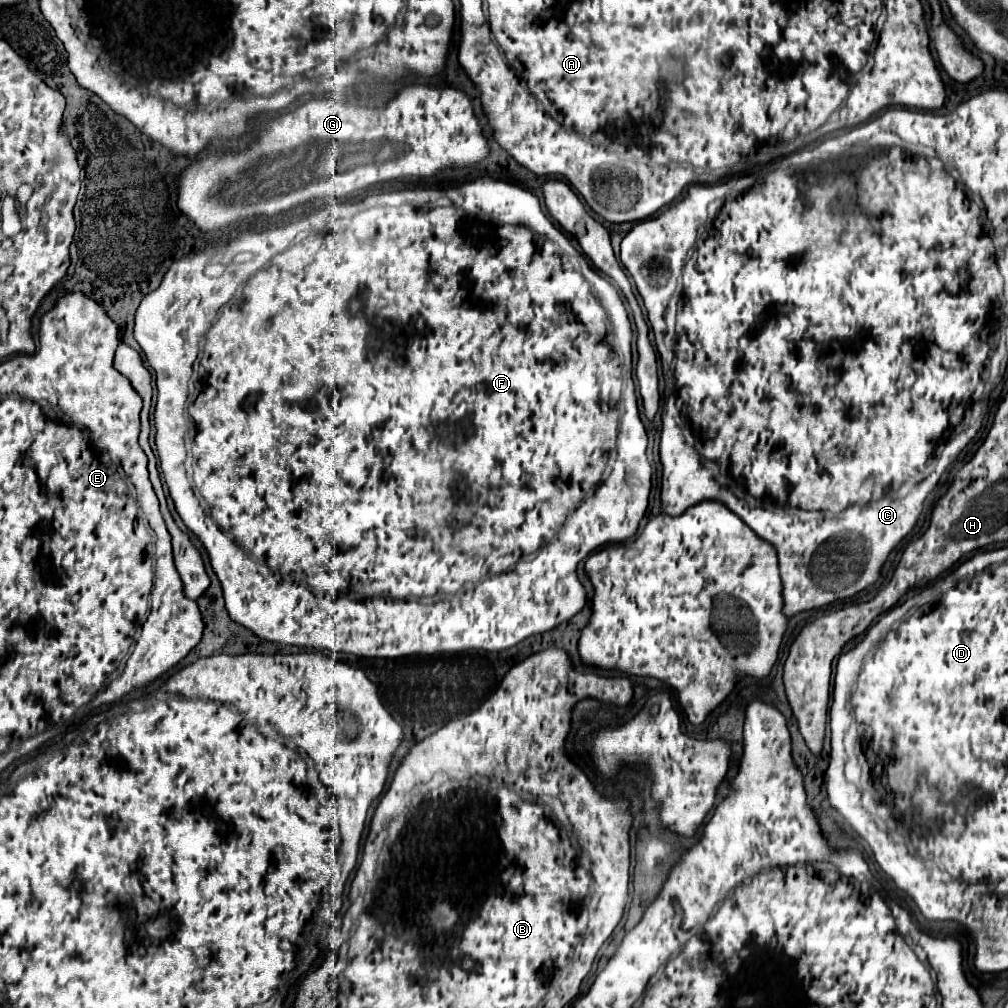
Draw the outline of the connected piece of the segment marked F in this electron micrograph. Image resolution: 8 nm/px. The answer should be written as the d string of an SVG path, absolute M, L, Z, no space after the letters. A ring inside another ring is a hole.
M479 177L475 181L461 185L461 187L449 187L449 189L445 189L445 193L441 189L435 189L435 193L429 191L429 193L425 193L425 201L419 203L419 205L411 205L411 203L402 205L402 201L404 203L404 190L369 194L360 202L353 203L344 202L344 197L330 197L327 201L312 201L312 208L315 208L316 211L311 219L305 219L305 221L313 221L313 229L307 235L305 235L305 225L303 225L303 231L297 233L297 229L299 229L297 223L289 223L285 227L275 227L275 229L267 229L267 231L243 231L235 239L231 239L229 243L221 243L221 245L209 243L201 251L193 251L193 253L189 253L189 257L181 257L179 261L175 261L169 267L169 271L165 273L161 285L155 291L147 293L141 301L139 309L137 309L135 339L145 353L149 367L155 369L155 383L157 383L157 391L159 391L157 405L155 405L155 429L157 429L155 445L157 445L161 469L163 469L163 475L165 475L165 483L167 483L169 493L175 501L175 509L177 509L181 521L187 525L187 529L201 541L201 545L209 553L211 567L213 567L217 579L221 581L221 589L223 589L225 607L229 611L229 617L233 621L241 623L243 627L251 629L257 637L261 637L265 641L275 641L275 643L283 643L283 645L297 645L297 647L313 647L315 651L351 653L351 655L367 657L367 659L397 659L397 657L409 657L409 655L461 653L461 651L469 651L469 649L503 651L503 649L509 649L509 647L521 643L523 639L527 639L531 635L551 631L557 625L569 621L575 613L579 613L585 605L585 589L579 583L577 571L575 571L579 561L583 561L591 551L595 551L595 549L599 549L607 543L623 543L623 541L631 539L637 533L639 521L645 515L647 499L649 499L649 491L651 491L651 465L649 465L647 455L645 455L647 433L645 433L644 424L641 423L632 377L631 342L633 331L631 331L631 323L629 317L627 317L625 305L619 297L619 291L615 289L613 283L609 283L607 279L604 279L592 268L585 255L577 251L571 245L570 239L567 239L551 223L551 219L543 213L539 199L533 193L529 193L529 191L517 187L517 185L511 185L507 181L491 179L491 177ZM447 191L451 191L449 193L451 197L445 195ZM457 195L459 195L459 199L469 197L469 203L473 203L471 199L477 197L475 203L479 203L479 205L475 205L473 209L461 207L461 205L455 203ZM211 265L219 265L217 273L211 271ZM255 273L257 273L257 277L269 277L269 273L271 273L271 291L261 293L261 297L249 297L249 289L253 289L253 275ZM203 323L207 327L211 323L213 325L207 330L203 329ZM371 597L381 597L381 599L387 599L387 601L365 601L365 599L371 599Z

